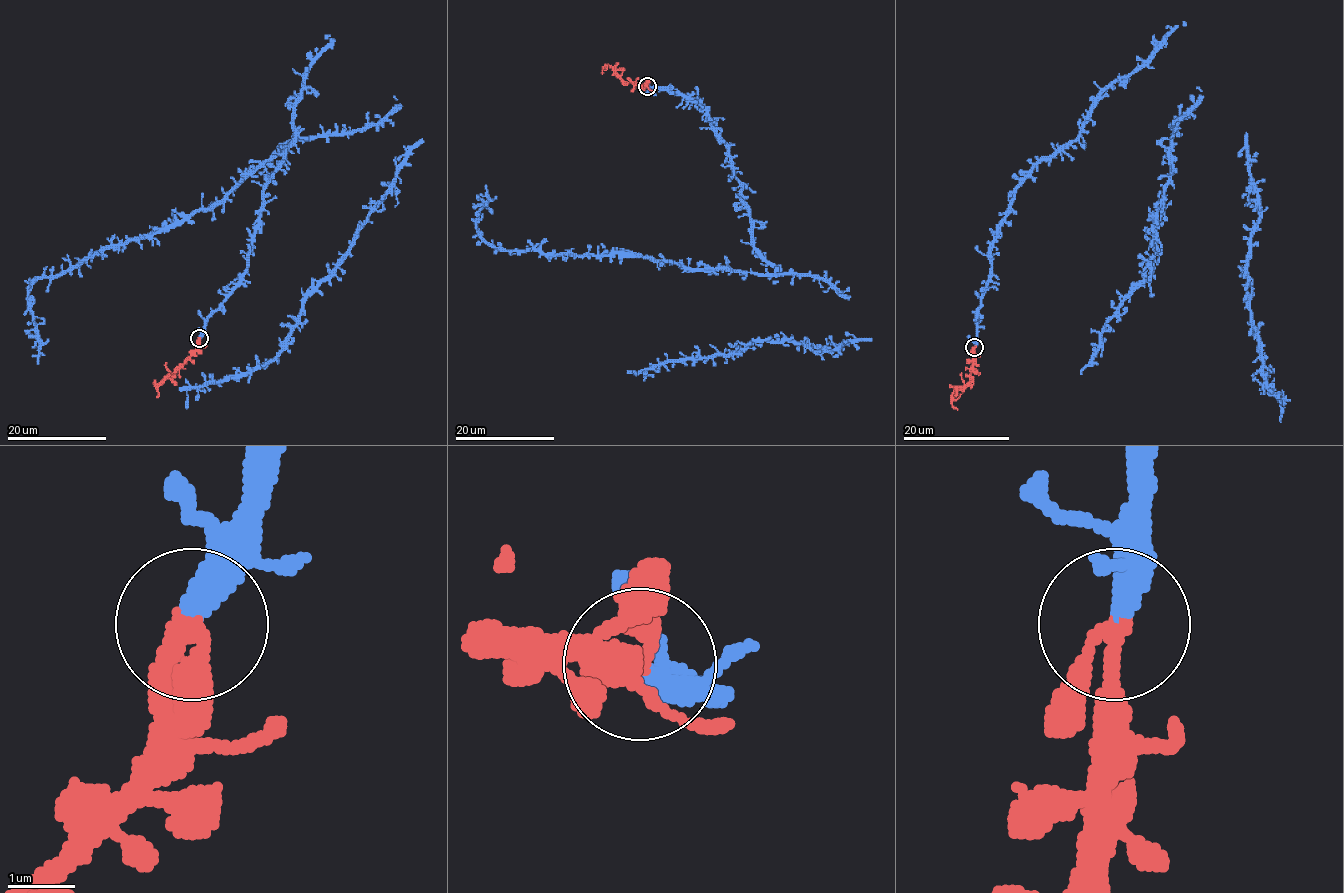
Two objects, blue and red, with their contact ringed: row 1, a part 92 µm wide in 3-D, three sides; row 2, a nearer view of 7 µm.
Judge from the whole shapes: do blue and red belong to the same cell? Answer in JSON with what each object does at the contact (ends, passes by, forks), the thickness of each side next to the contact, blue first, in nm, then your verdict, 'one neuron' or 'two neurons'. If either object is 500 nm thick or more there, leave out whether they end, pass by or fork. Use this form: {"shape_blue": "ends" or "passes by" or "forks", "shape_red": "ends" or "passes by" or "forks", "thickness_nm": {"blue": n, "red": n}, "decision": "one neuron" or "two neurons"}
{"shape_blue": "ends", "shape_red": "ends", "thickness_nm": {"blue": 400, "red": 360}, "decision": "one neuron"}

